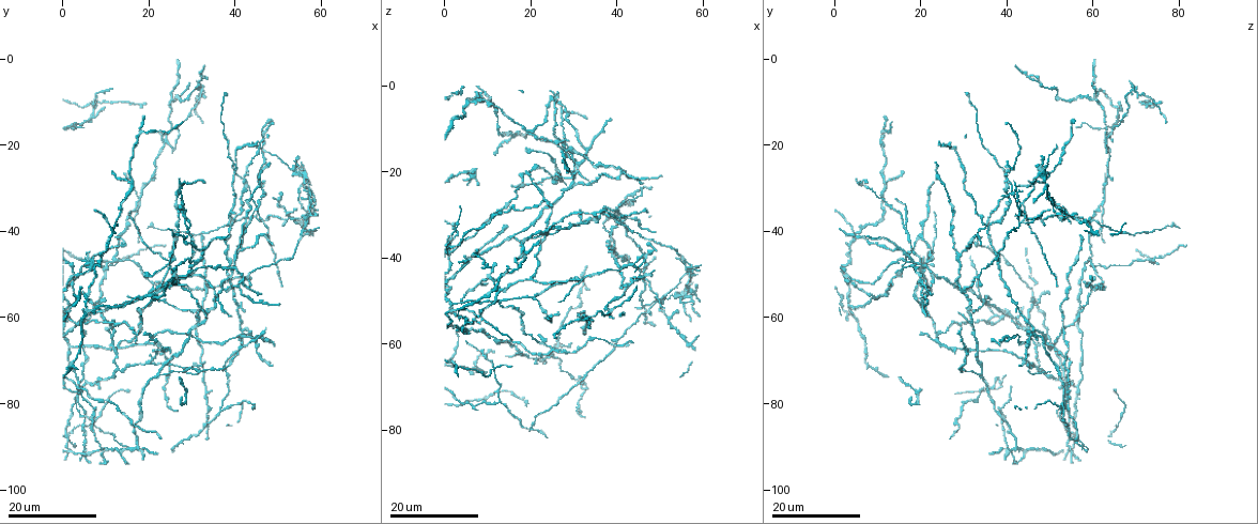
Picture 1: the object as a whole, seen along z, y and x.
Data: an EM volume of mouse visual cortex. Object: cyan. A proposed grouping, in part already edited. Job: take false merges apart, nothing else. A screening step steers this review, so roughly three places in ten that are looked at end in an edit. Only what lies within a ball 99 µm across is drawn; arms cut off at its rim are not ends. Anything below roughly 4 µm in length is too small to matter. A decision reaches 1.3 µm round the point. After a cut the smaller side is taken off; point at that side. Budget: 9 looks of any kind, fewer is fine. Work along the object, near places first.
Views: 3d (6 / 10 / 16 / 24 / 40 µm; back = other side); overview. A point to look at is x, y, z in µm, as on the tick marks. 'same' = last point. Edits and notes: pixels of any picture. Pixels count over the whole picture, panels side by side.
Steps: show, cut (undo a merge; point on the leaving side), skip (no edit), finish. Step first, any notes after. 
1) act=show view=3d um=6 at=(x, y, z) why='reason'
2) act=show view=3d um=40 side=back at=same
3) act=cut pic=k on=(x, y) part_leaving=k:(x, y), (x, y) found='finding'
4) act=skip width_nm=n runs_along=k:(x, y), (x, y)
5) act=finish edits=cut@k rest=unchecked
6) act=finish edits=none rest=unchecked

act=show view=3d um=16 at=(37.0, 54.0, 29.5) why='branch point'

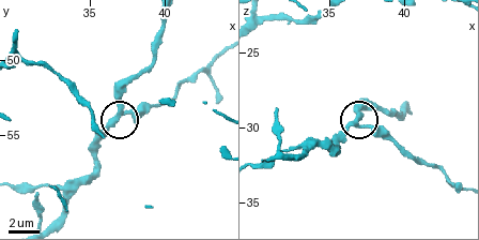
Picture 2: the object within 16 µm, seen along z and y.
act=show view=3d um=6 at=(37.0, 53.6, 29.6)

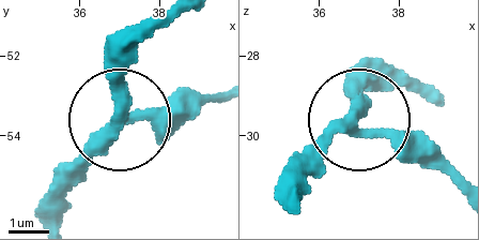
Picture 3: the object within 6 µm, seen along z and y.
act=cut pic=3 on=(163, 114) side_arm_um=94 part_leaving=3:(112, 138), (221, 101) found='two neurons meet here'

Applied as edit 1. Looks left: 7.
act=show view=overview

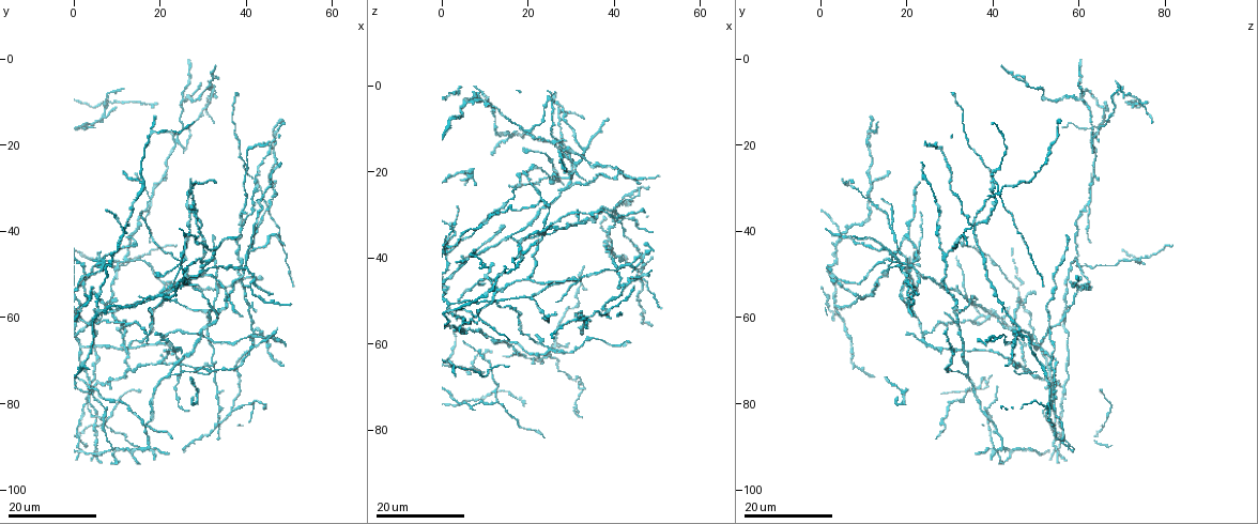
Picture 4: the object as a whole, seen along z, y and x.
act=show view=3d um=24 at=(37.0, 82.0, 53.5) why='four or more arms meet'

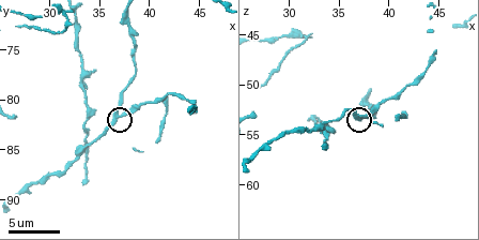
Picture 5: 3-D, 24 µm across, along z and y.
act=show view=3d um=6 at=(37.4, 81.4, 53.2)

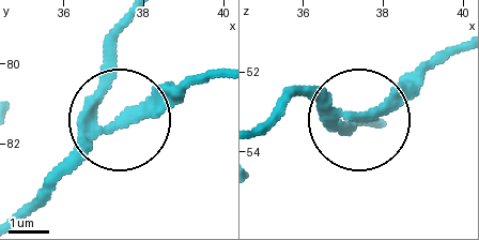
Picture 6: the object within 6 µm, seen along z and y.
act=skip arms=4 found='one neuron here'

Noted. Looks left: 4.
act=show view=3d um=24 at=(42.0, 28.0, 40.0) why='three arms meet'

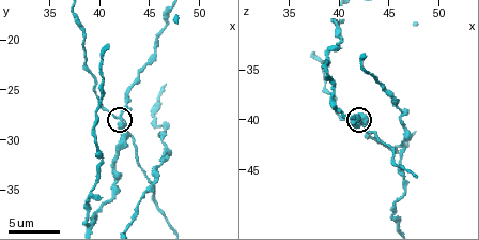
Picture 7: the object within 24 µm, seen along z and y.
act=show view=3d um=10 at=same

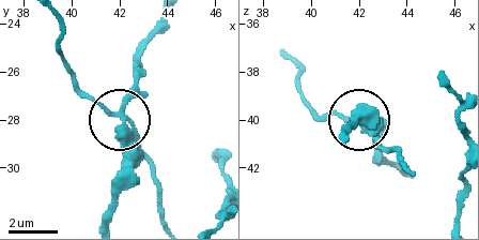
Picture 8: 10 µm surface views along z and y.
act=cut pic=8 on=(96, 101) part_leaving=8:(124, 116), (144, 151), (160, 219) found='two neurons meet here'

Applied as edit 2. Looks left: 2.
act=show view=3d um=24 at=(38.5, 38.0, 35.0) why='arms part here'

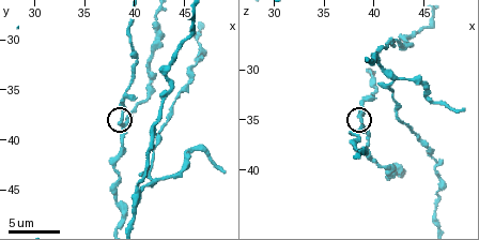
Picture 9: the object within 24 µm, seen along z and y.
act=show view=3d um=6 at=(38.6, 38.4, 35.2)

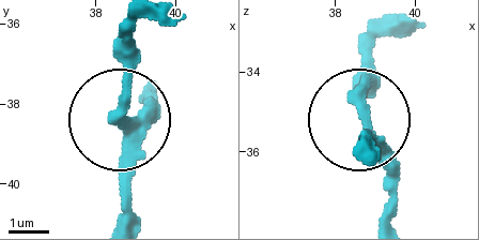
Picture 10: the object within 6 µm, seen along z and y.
act=skip runs_along=10:(356, 150), (362, 126), (386, 181), (386, 222) found='all the same neuron'

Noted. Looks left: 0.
act=finish edits=cut@3,cut@8 rest=unchecked

